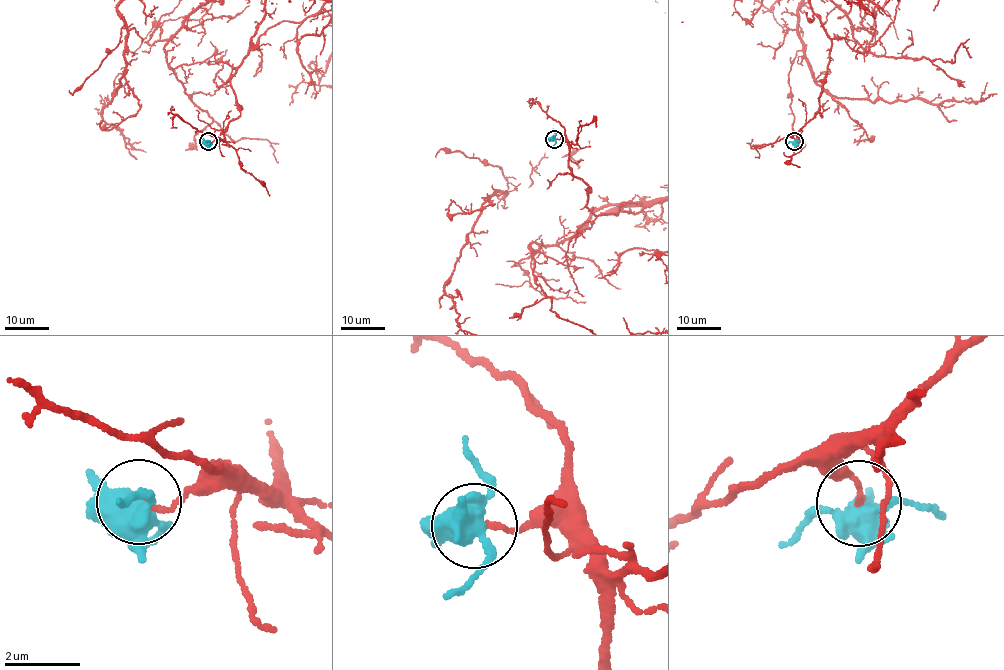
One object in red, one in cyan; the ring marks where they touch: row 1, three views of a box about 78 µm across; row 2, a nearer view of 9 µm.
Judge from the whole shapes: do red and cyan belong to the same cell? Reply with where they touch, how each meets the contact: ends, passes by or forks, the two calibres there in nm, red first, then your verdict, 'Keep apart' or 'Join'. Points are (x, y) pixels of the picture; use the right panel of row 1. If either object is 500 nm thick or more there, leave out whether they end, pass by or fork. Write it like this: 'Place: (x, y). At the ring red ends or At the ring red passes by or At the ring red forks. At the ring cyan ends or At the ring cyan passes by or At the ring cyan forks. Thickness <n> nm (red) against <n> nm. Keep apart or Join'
Place: (794, 141). At the ring red ends. At the ring cyan forks. Thickness 140 nm (red) against 480 nm. Keep apart

